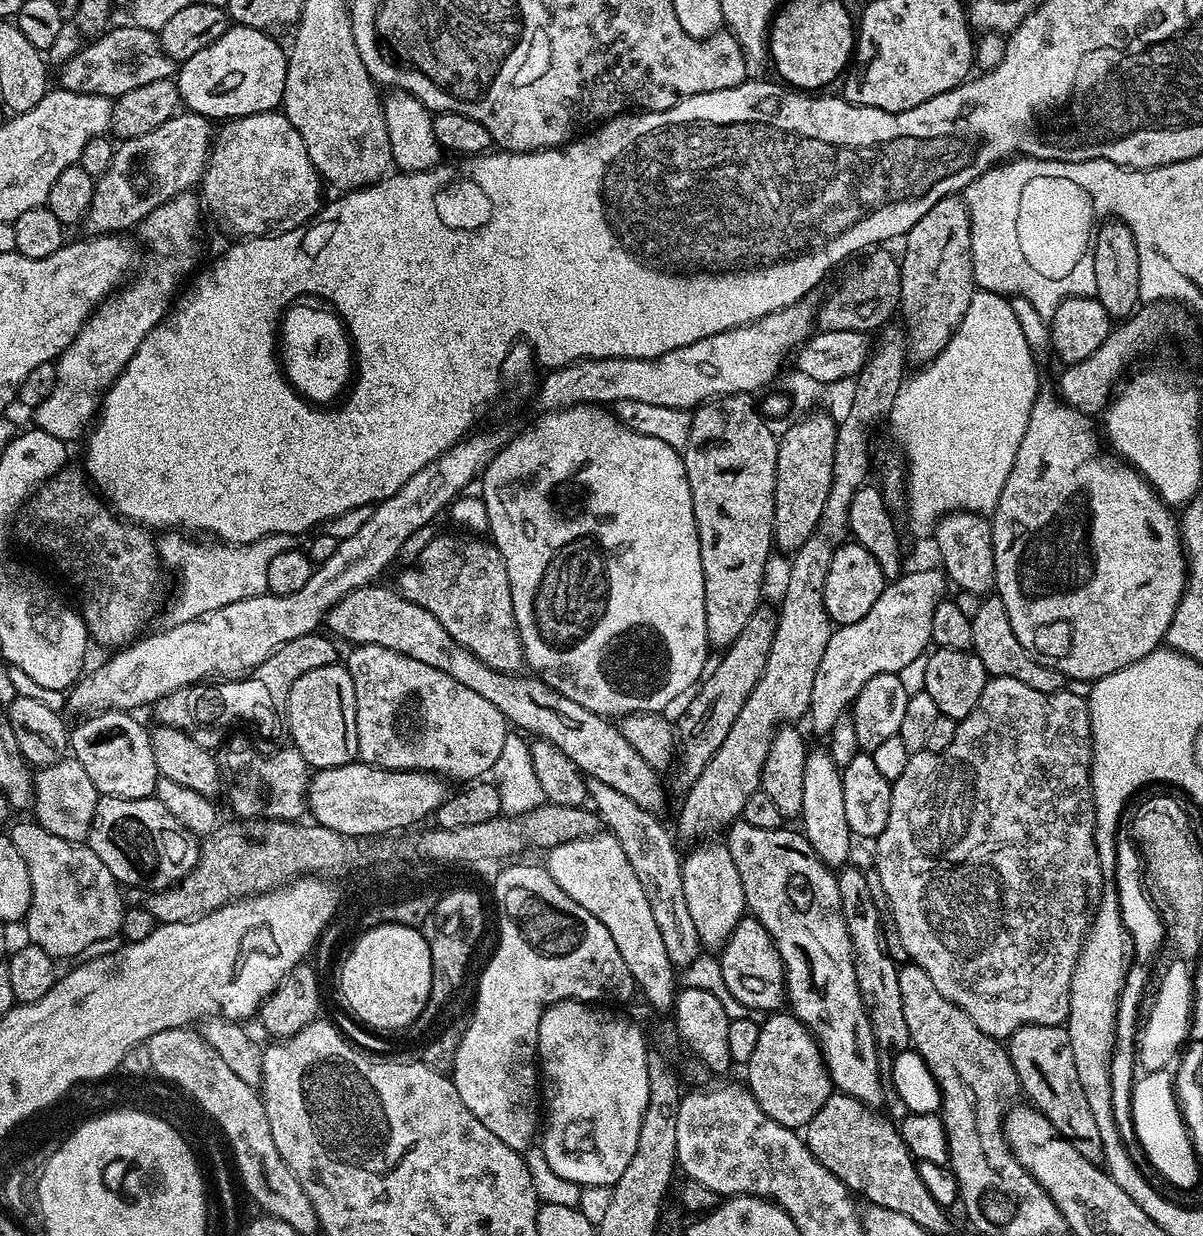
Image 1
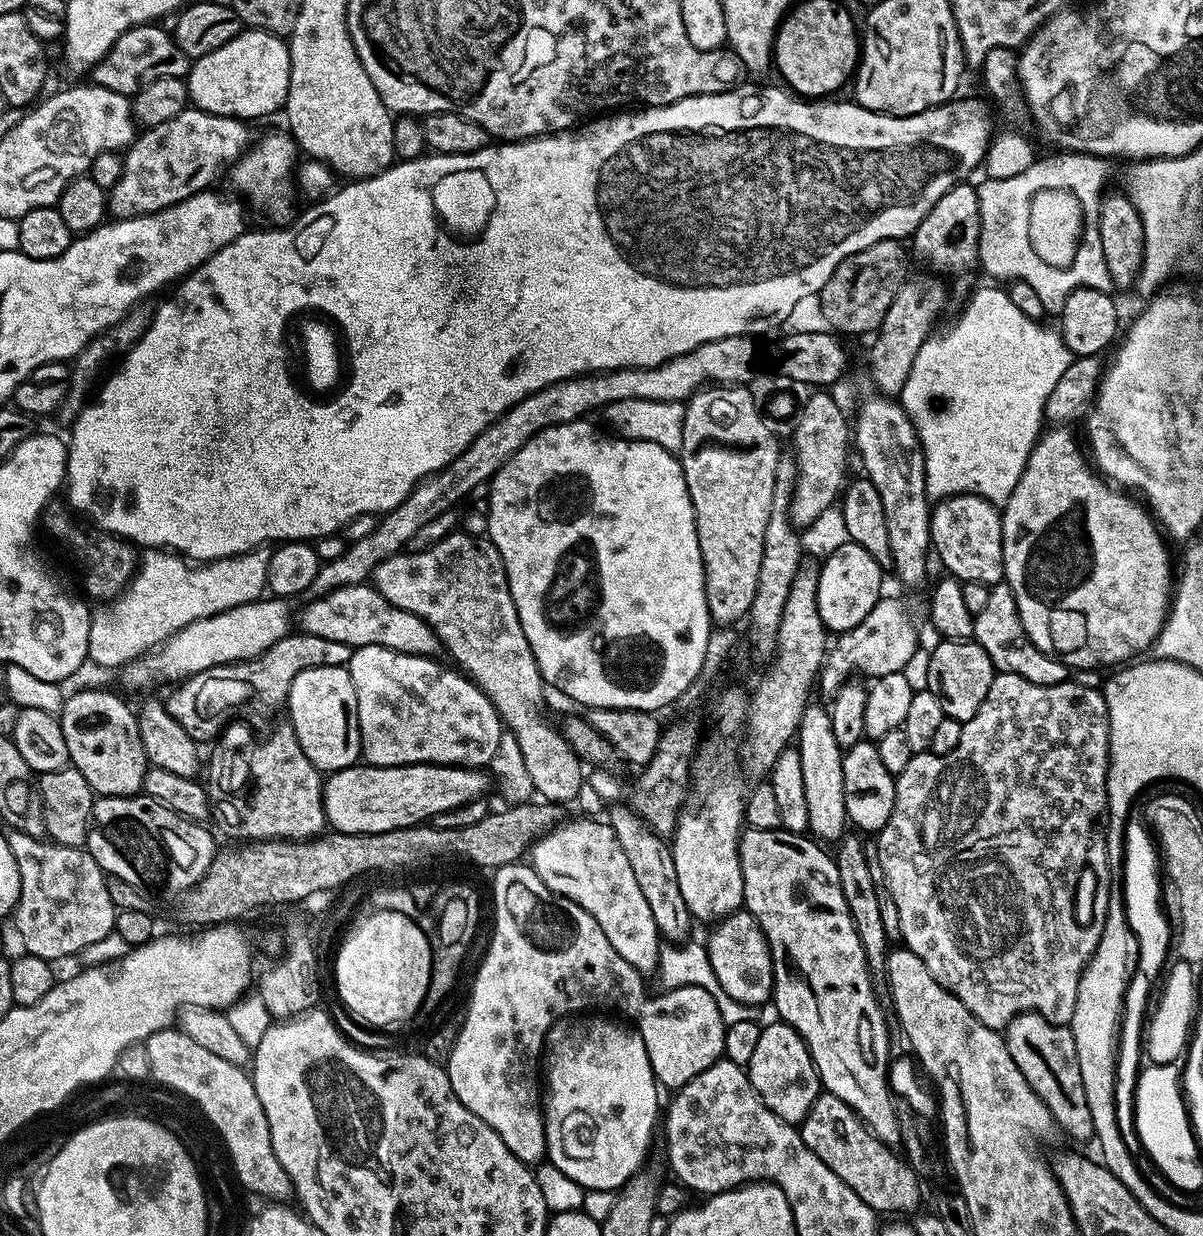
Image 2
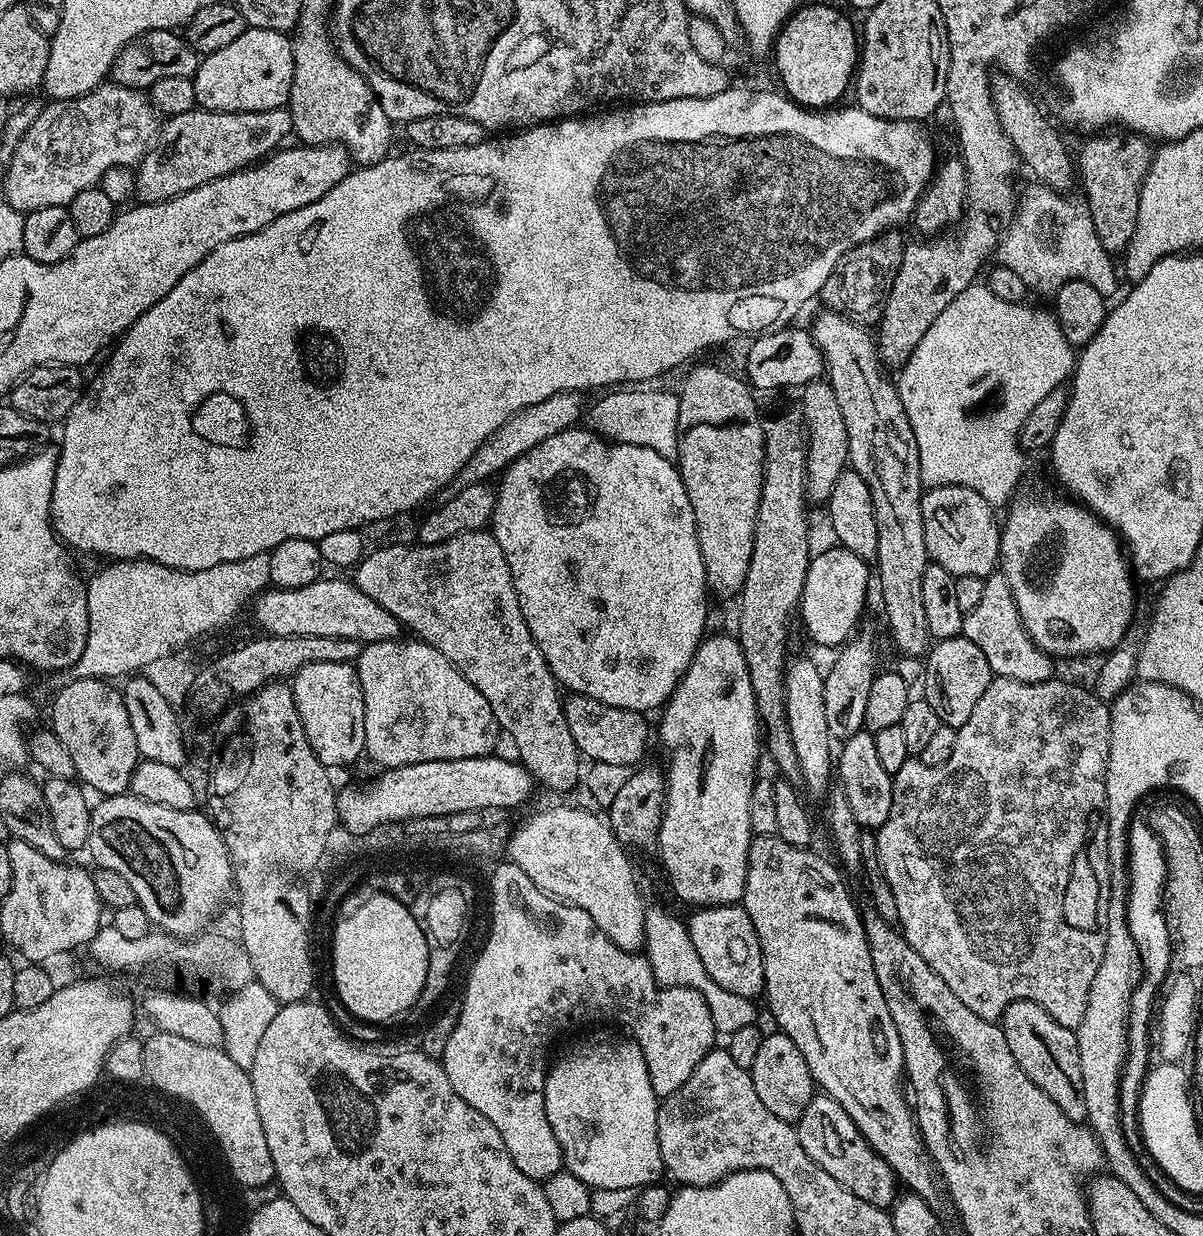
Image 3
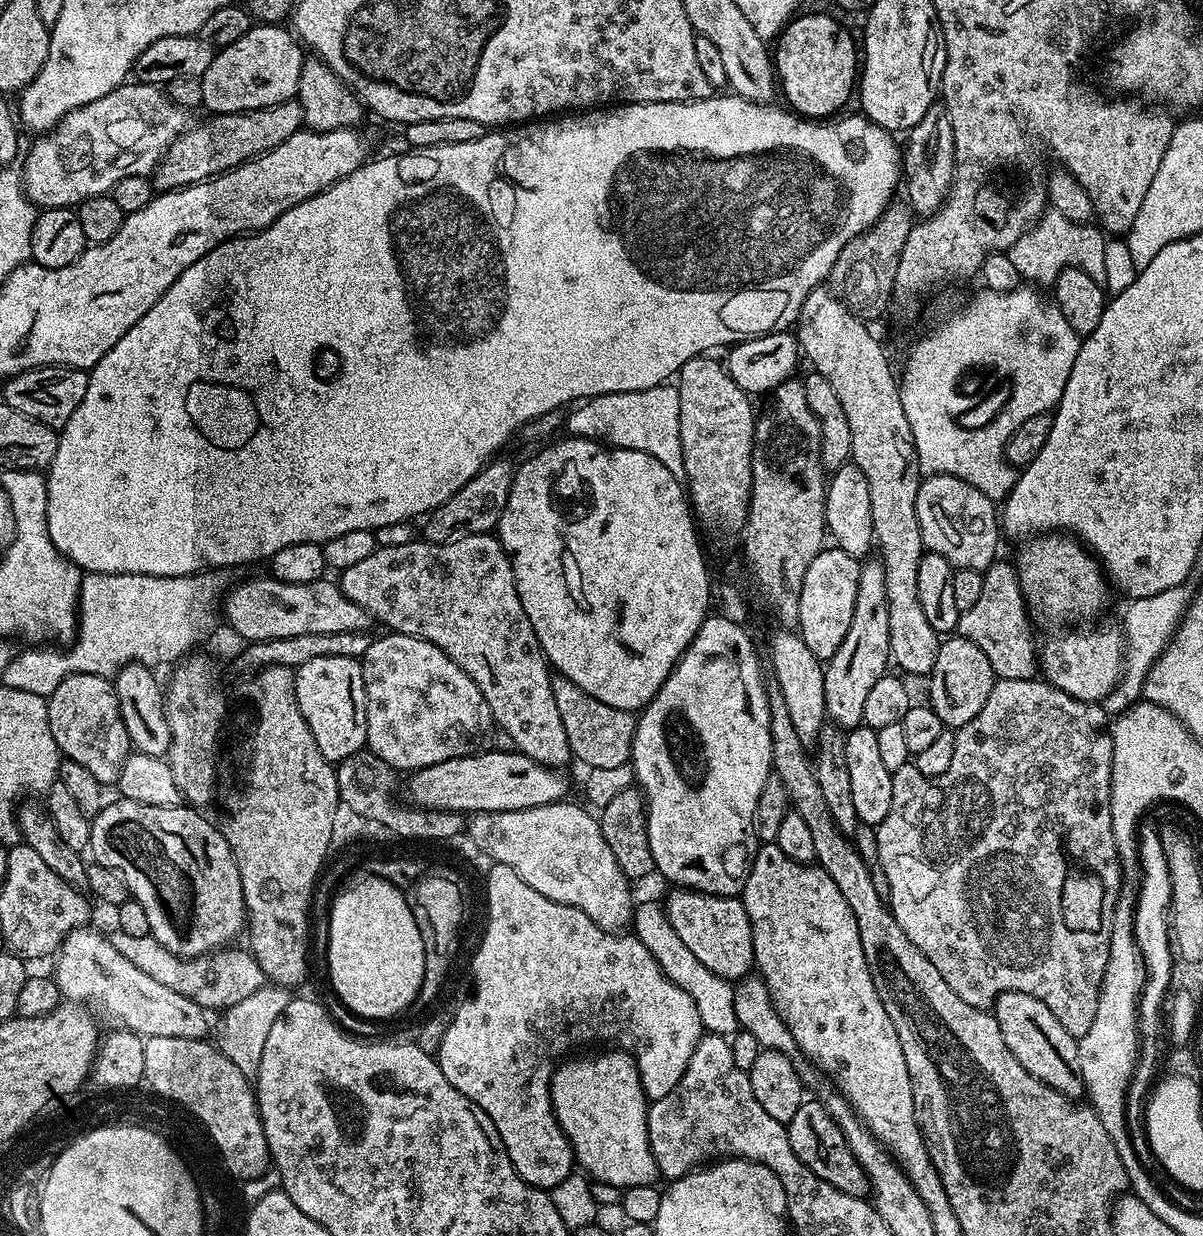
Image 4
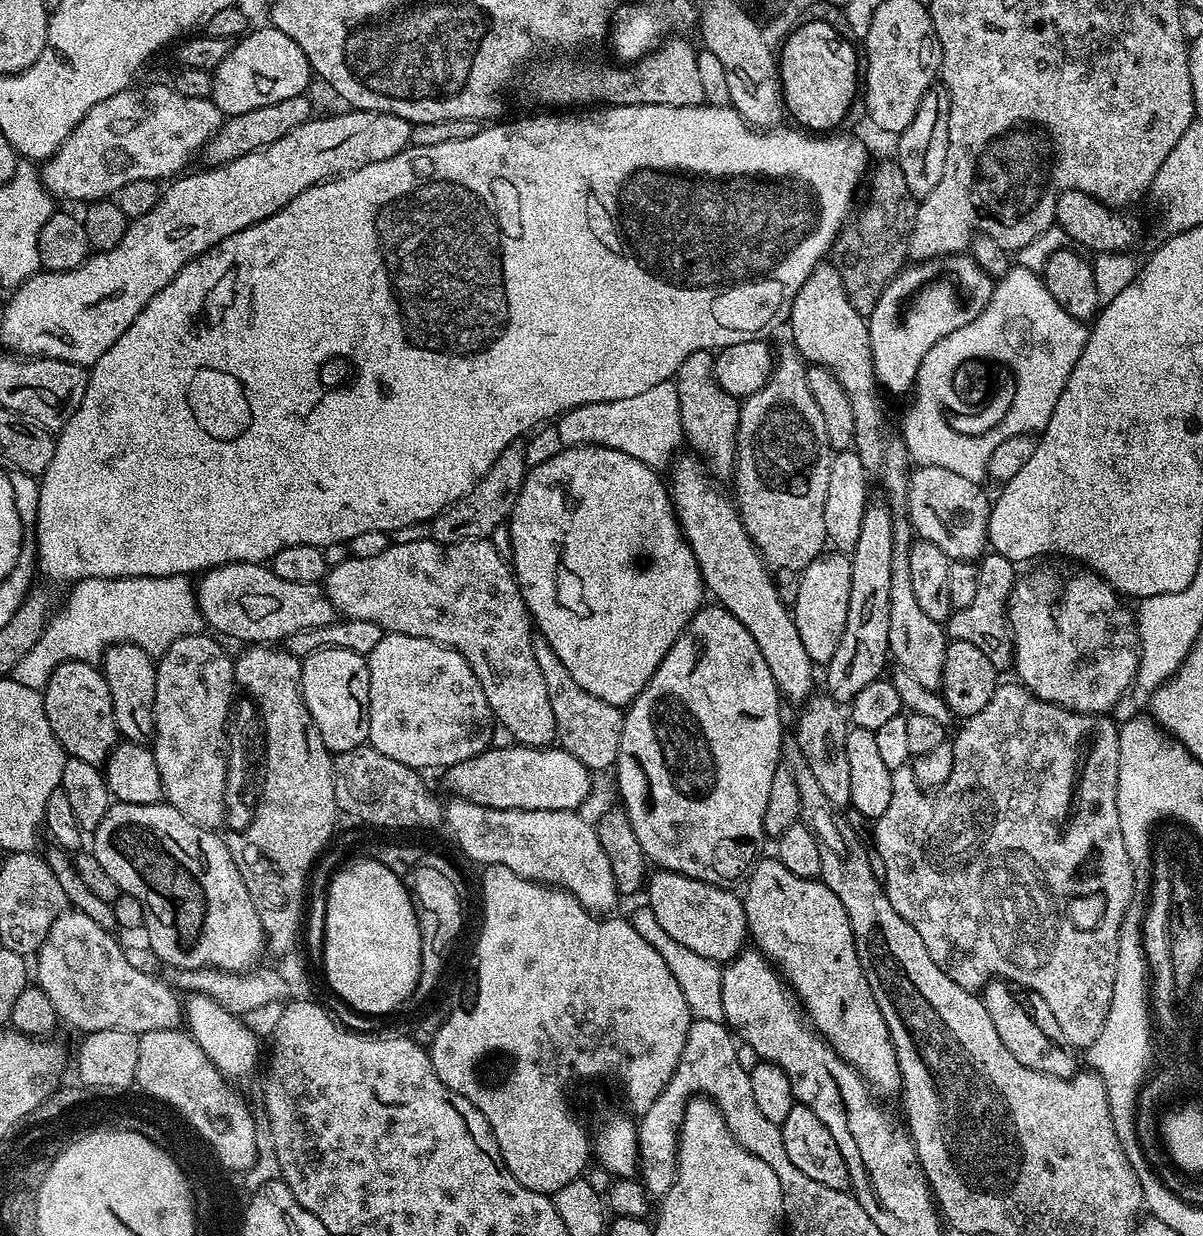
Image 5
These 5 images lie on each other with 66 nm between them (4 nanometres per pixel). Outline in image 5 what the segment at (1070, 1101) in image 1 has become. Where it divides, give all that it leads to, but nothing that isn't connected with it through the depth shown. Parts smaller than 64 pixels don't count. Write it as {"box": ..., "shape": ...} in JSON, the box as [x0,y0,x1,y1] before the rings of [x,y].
{"box":[982,978,1077,1078],"shape":[[[999,978],[988,981],[982,989],[982,999],[986,1006],[986,1014],[990,1014],[990,1022],[994,1022],[994,1030],[998,1030],[998,1038],[1002,1038],[1006,1050],[1022,1062],[1022,1066],[1030,1066],[1030,1070],[1038,1070],[1042,1074],[1050,1074],[1054,1078],[1070,1078],[1076,1075],[1077,1049],[1066,1042],[1066,1034],[1062,1026],[1058,1026],[1058,1018],[1054,1018],[1054,1010],[1046,1006],[1046,1002],[1038,993],[1010,980]]]}

